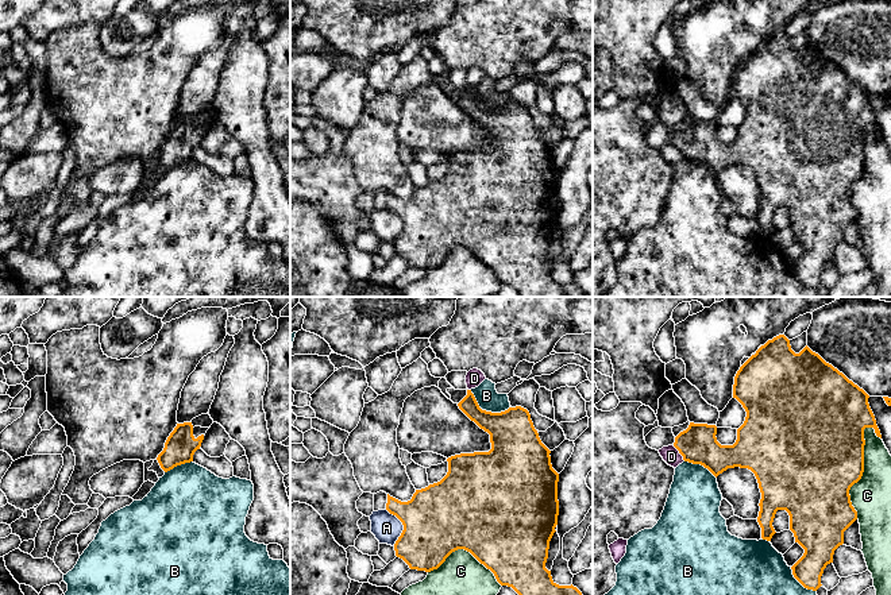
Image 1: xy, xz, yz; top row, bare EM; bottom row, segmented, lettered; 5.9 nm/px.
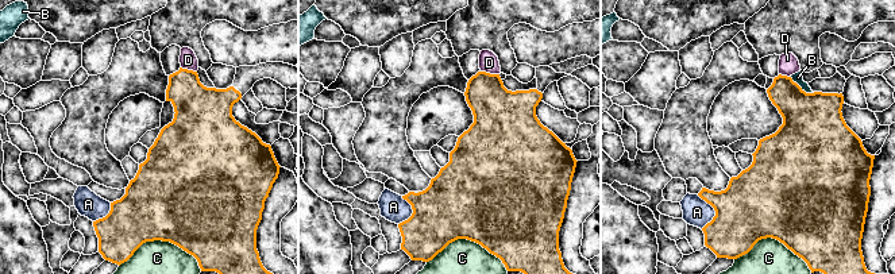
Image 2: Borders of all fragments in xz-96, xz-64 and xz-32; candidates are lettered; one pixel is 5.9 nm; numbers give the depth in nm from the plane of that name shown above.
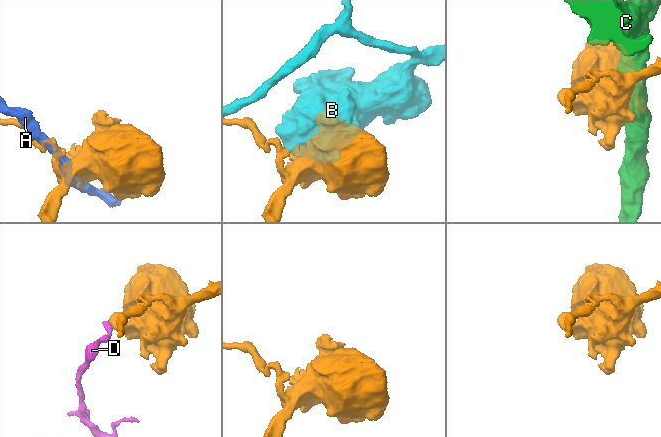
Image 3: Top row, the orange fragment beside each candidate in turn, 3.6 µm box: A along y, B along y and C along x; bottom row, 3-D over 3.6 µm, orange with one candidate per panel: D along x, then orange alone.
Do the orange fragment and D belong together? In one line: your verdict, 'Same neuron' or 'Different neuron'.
Different neuron

